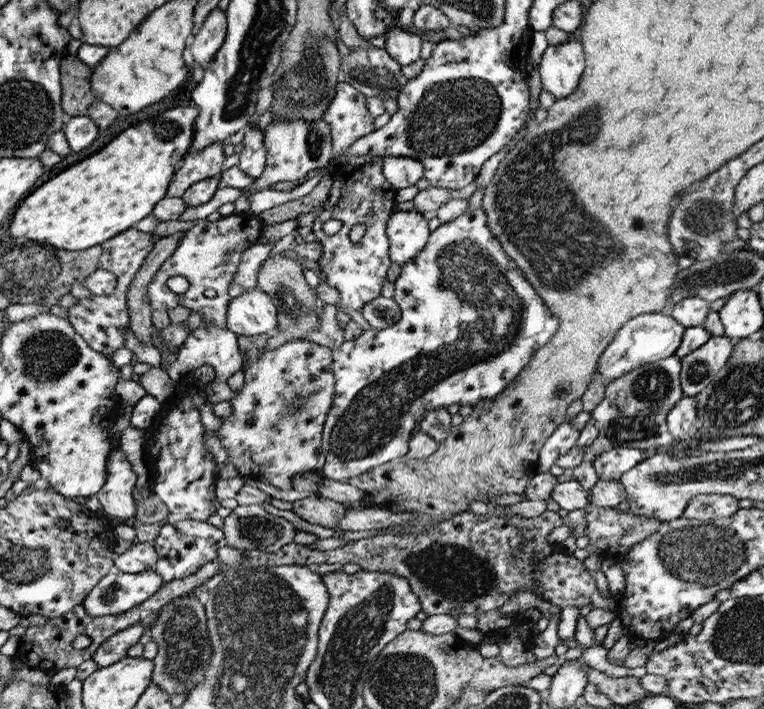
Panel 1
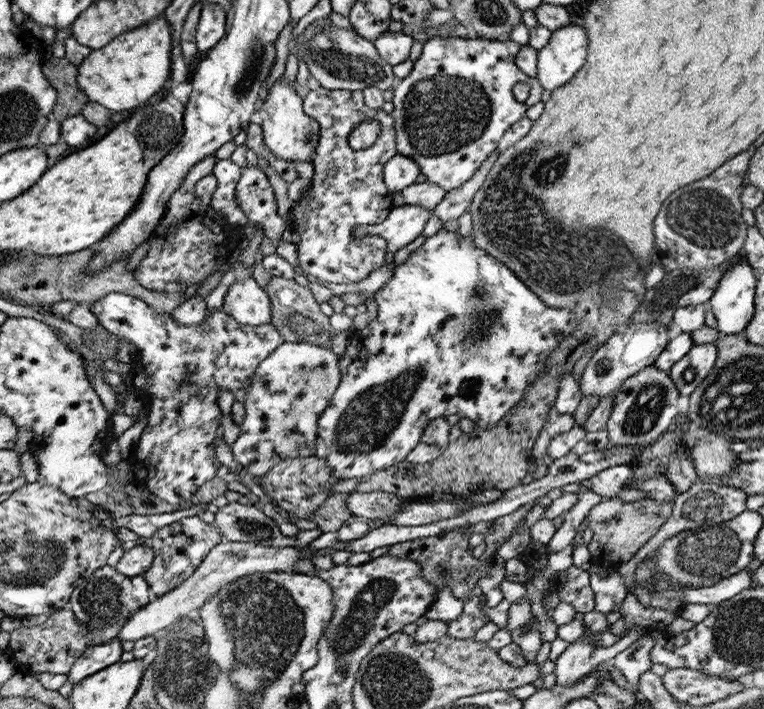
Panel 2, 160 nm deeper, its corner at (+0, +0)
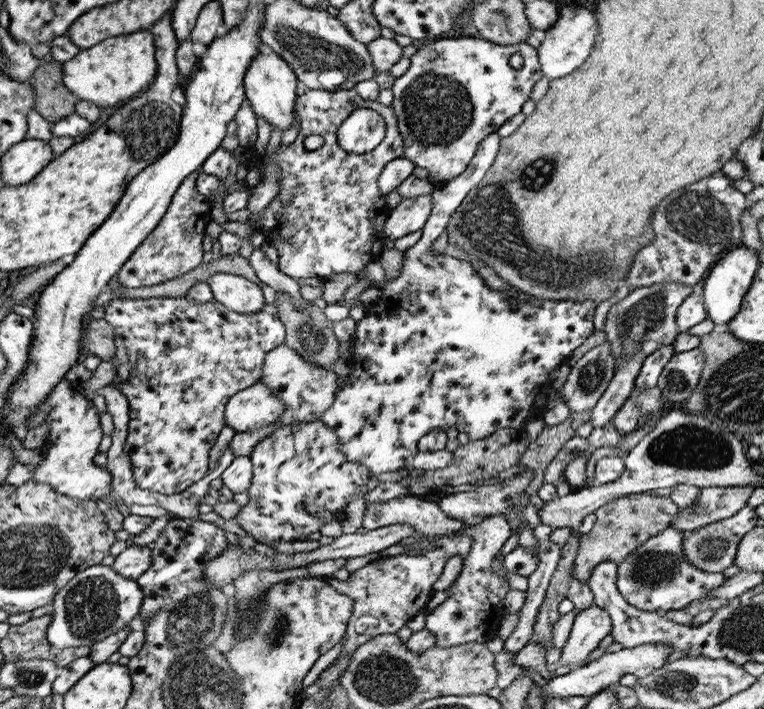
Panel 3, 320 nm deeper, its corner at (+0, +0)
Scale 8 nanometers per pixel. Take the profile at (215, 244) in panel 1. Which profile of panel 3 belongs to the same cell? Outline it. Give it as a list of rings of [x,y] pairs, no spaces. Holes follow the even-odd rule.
[[[198,169],[184,180],[173,196],[168,214],[118,272],[120,285],[141,288],[168,283],[200,266],[208,244],[205,229],[212,220],[210,200],[197,191],[197,176],[200,171],[201,169]]]

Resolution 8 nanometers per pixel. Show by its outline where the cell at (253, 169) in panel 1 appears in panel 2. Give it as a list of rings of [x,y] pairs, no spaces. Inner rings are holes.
[[[259,166],[242,168],[240,180],[236,183],[235,201],[240,210],[248,217],[248,224],[259,225],[265,232],[265,236],[272,240],[274,248],[278,246],[287,221],[277,215],[274,191],[268,183],[266,174]]]

